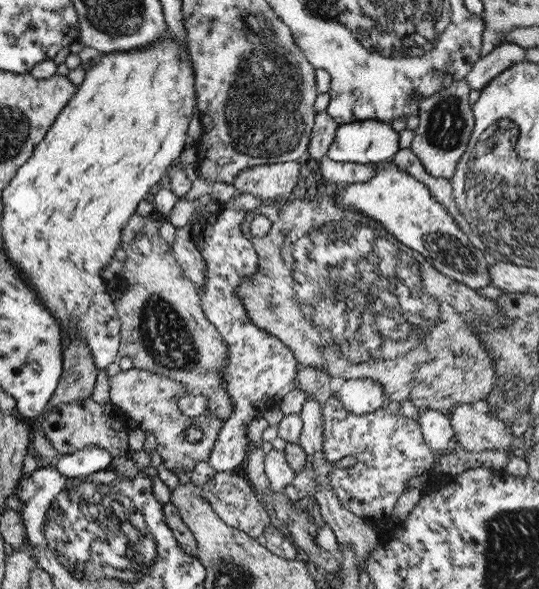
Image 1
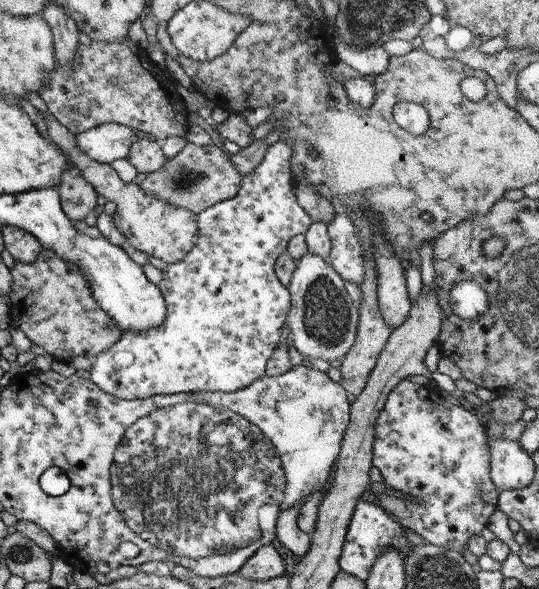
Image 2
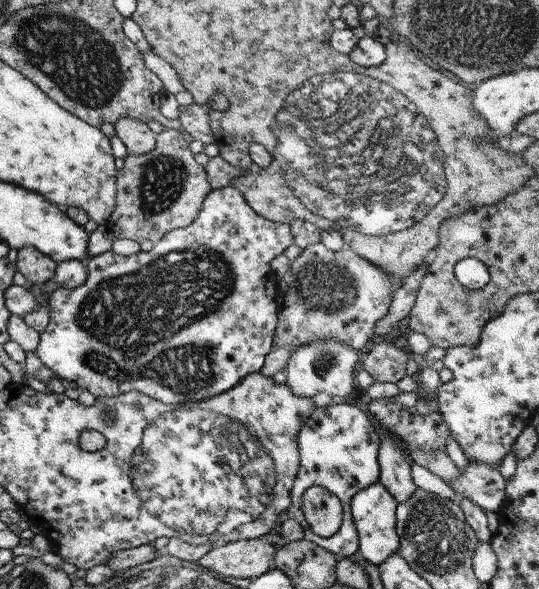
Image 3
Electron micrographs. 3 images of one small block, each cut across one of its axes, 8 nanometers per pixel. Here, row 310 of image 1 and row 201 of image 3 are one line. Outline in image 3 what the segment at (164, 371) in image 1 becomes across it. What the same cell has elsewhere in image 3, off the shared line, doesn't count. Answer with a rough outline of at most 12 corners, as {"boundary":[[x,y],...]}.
{"boundary":[[179,131],[116,171],[115,239],[154,245],[212,189]]}

